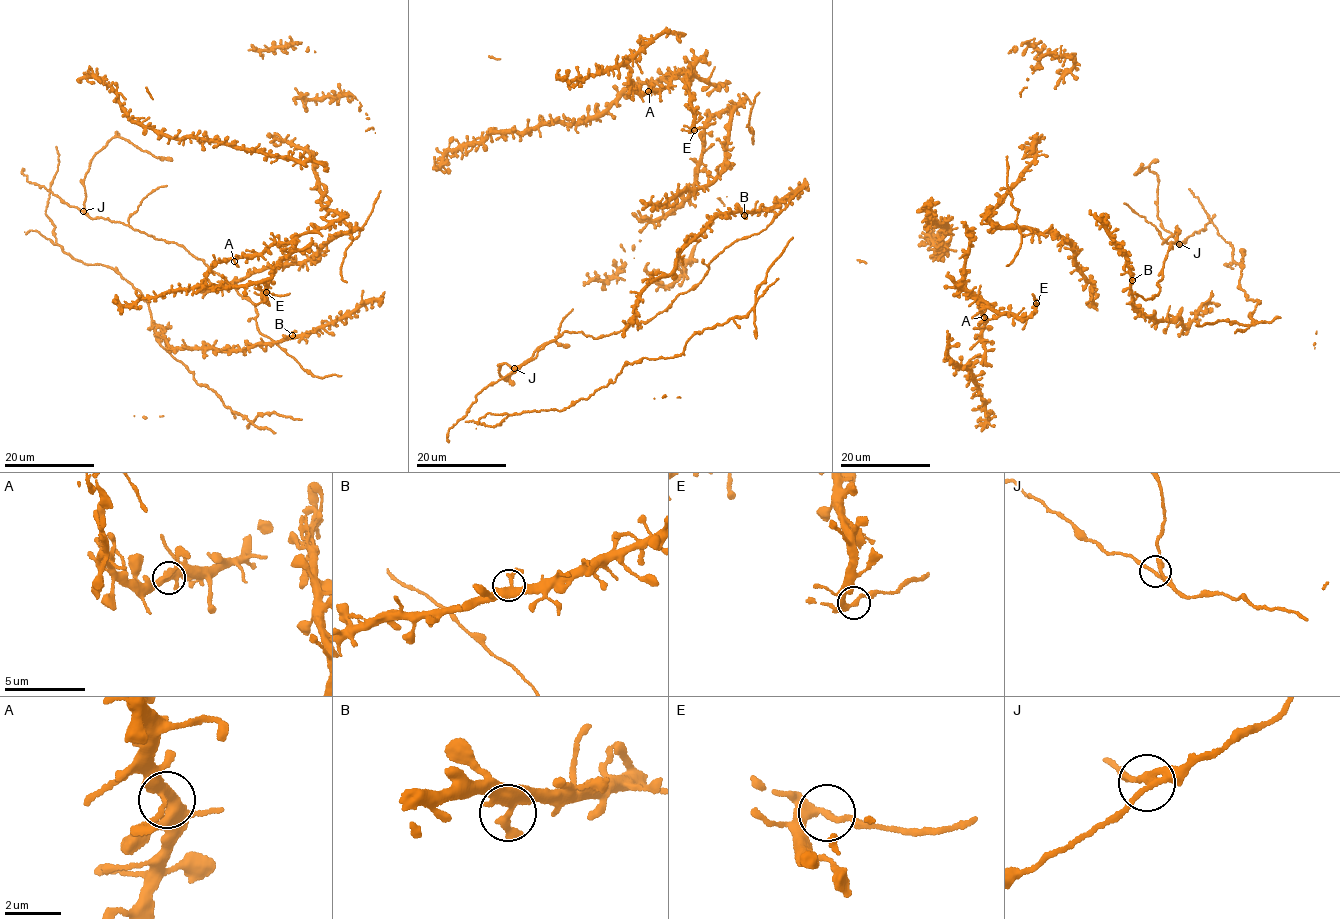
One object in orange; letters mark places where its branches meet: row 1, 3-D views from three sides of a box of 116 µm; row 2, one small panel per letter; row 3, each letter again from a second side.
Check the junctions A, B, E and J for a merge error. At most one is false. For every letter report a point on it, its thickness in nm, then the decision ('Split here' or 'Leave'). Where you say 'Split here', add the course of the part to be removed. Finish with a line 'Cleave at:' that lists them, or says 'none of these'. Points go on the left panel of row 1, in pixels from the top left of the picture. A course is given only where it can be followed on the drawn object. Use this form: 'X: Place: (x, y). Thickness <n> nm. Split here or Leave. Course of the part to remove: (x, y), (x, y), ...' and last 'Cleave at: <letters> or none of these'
A: Place: (234, 261). Thickness 240 nm. Leave
B: Place: (292, 335). Thickness 280 nm. Leave
E: Place: (266, 292). Thickness 240 nm. Split here. Course of the part to remove: (266, 292), (281, 296), (290, 293)
J: Place: (83, 211). Thickness 190 nm. Leave
Cleave at: E

